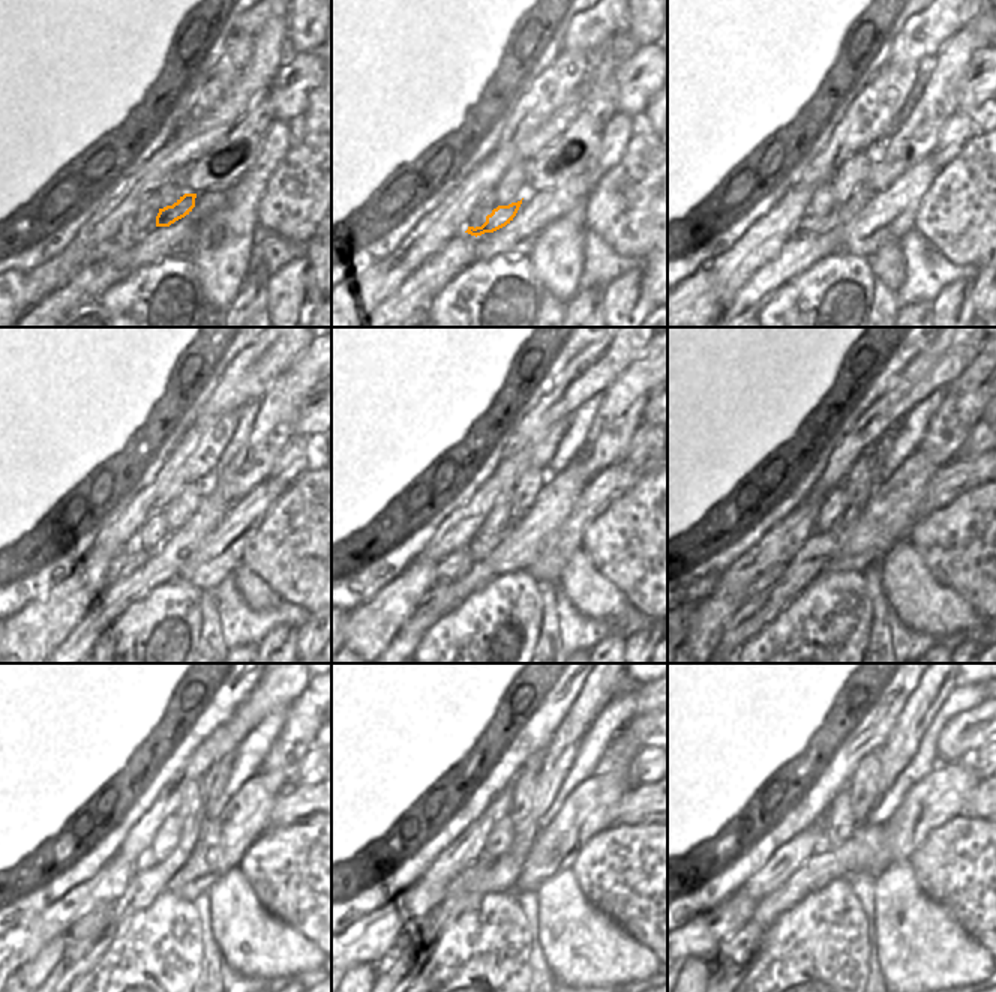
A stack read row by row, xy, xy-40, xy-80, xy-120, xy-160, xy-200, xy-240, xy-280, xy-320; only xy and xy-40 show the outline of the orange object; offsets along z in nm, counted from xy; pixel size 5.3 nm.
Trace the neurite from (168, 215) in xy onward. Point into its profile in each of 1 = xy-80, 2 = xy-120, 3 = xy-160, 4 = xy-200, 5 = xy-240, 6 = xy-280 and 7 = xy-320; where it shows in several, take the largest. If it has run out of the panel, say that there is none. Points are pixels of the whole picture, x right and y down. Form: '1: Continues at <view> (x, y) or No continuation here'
1: Continues at xy-80 (809, 225)
2: Continues at xy-120 (131, 559)
3: Continues at xy-160 (459, 563)
4: Continues at xy-200 (773, 575)
5: Continues at xy-240 (90, 926)
6: Continues at xy-280 (419, 935)
7: Continues at xy-320 (743, 946).

